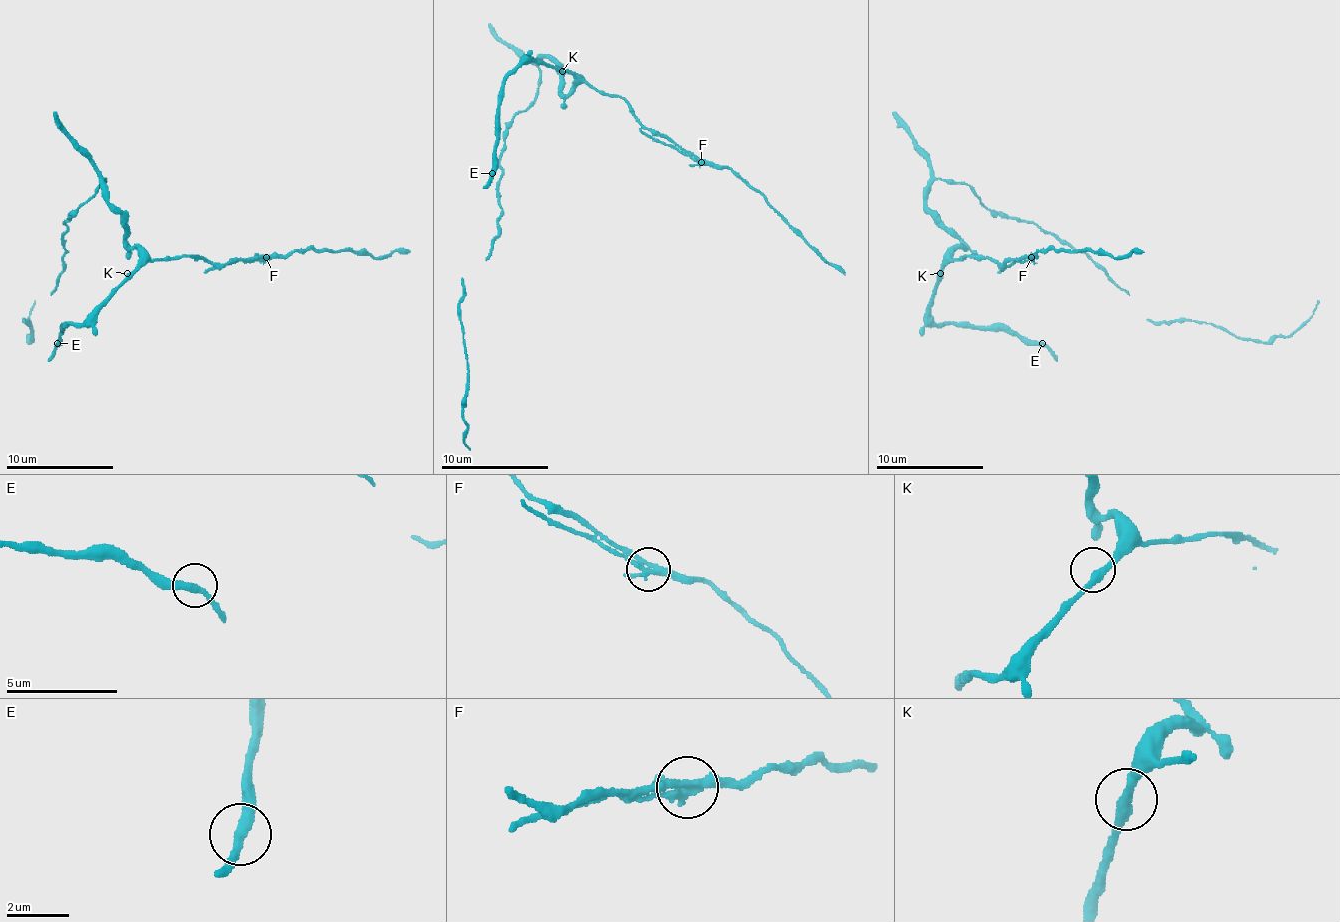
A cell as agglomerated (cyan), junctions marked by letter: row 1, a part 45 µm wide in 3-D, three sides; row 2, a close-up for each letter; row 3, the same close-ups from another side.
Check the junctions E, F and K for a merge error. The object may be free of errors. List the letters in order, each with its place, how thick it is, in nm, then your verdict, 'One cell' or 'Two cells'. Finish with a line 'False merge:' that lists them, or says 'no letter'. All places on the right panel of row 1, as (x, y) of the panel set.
E: Place: (1042, 343). Thickness 320 nm. One cell
F: Place: (1031, 257). Thickness 320 nm. Two cells
K: Place: (940, 273). Thickness 320 nm. One cell
False merge: F

